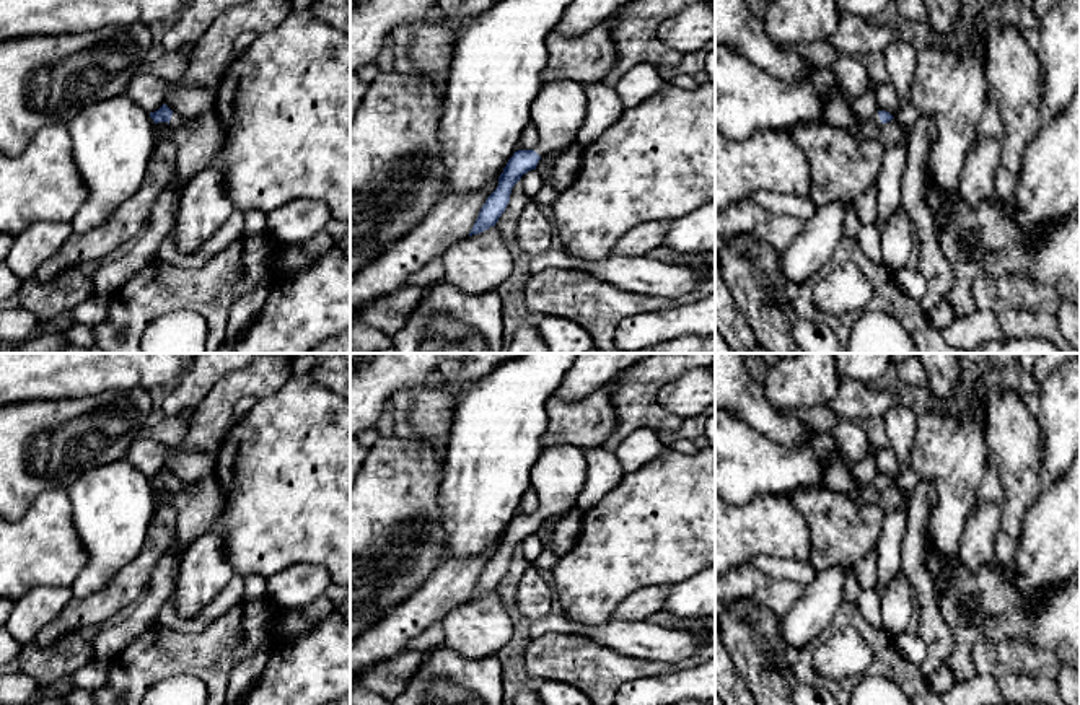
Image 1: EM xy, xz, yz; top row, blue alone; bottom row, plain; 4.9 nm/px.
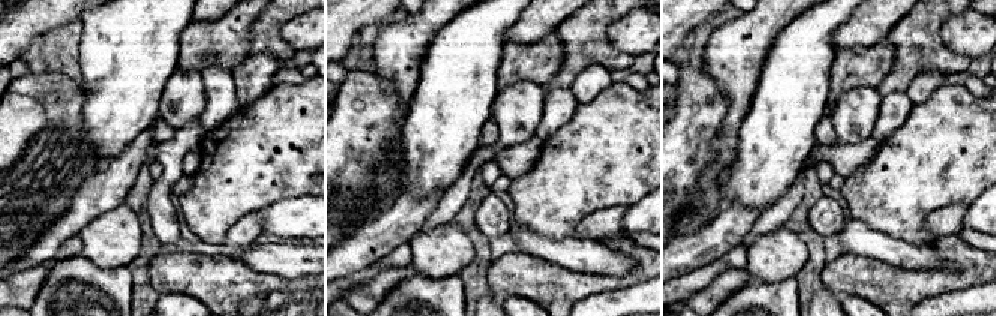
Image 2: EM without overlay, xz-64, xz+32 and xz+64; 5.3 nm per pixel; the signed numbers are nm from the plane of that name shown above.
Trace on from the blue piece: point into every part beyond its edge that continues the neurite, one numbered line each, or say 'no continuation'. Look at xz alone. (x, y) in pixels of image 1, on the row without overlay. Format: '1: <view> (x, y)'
1: xz (557, 477)

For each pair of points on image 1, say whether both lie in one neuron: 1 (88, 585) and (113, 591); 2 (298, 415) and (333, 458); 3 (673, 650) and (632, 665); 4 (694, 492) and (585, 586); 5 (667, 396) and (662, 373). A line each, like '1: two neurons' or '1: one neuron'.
1: two neurons
2: one neuron
3: two neurons
4: one neuron
5: two neurons

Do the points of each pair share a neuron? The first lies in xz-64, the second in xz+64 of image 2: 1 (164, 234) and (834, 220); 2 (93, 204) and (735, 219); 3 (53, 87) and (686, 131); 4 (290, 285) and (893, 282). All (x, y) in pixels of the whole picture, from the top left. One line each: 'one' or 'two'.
1: one
2: one
3: one
4: one

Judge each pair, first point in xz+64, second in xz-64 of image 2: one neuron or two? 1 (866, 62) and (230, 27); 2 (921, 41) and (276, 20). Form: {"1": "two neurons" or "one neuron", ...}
{"1": "one neuron", "2": "one neuron"}

